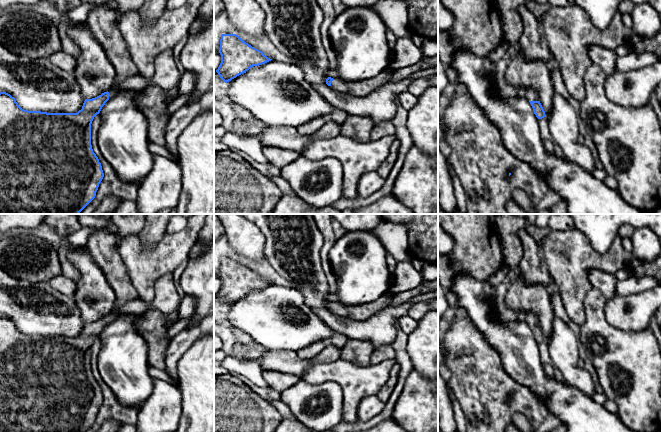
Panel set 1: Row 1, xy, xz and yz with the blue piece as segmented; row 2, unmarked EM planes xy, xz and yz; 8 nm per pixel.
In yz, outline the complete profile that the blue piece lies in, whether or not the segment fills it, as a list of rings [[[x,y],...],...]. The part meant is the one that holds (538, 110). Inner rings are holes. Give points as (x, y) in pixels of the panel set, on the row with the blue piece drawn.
[[[529,88],[526,90],[525,96],[529,100],[536,117],[538,119],[542,119],[542,118],[546,117],[545,111],[540,103],[539,95],[538,95],[537,91],[533,88]]]

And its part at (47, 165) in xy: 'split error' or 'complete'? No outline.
split error

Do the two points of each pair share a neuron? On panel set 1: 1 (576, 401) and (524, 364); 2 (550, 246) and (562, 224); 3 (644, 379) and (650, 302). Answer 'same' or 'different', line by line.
1: same
2: different
3: different

